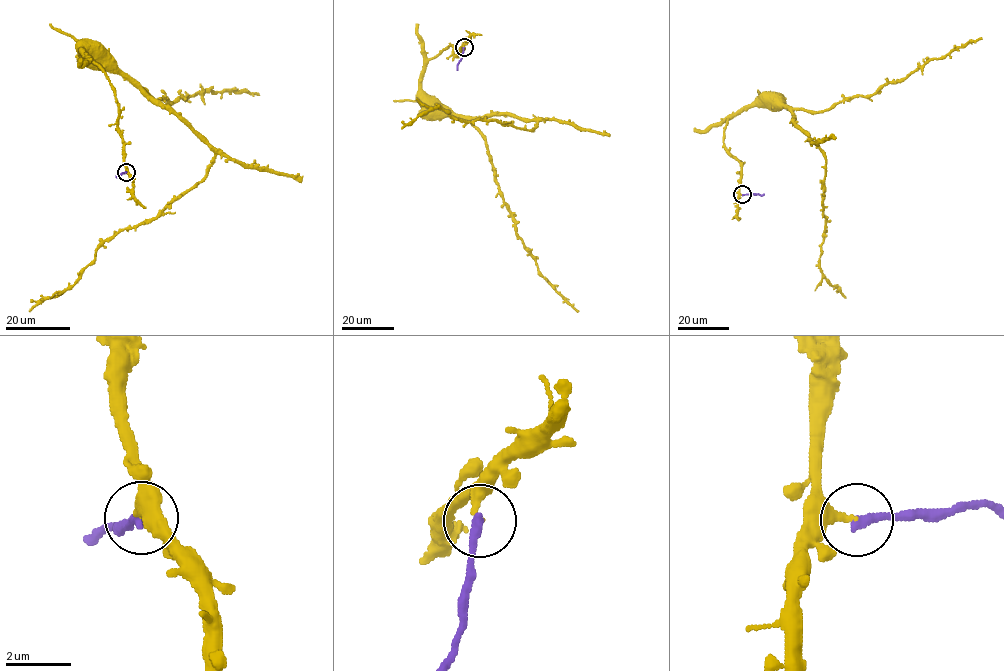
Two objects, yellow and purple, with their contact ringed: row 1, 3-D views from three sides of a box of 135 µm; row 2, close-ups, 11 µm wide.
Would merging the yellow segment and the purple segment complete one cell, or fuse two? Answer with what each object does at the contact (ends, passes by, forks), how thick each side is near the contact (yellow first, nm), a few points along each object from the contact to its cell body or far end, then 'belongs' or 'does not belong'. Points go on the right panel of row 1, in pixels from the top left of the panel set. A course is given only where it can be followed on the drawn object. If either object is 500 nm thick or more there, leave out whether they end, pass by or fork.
yellow ends there; purple ends there; 200 nm thick on the yellow side, 320 nm on the other; yellow runs (742, 195), (725, 125), (771, 99), (789, 107), (826, 162), (820, 270), (845, 297); purple runs (742, 195), (764, 194); does not belong

